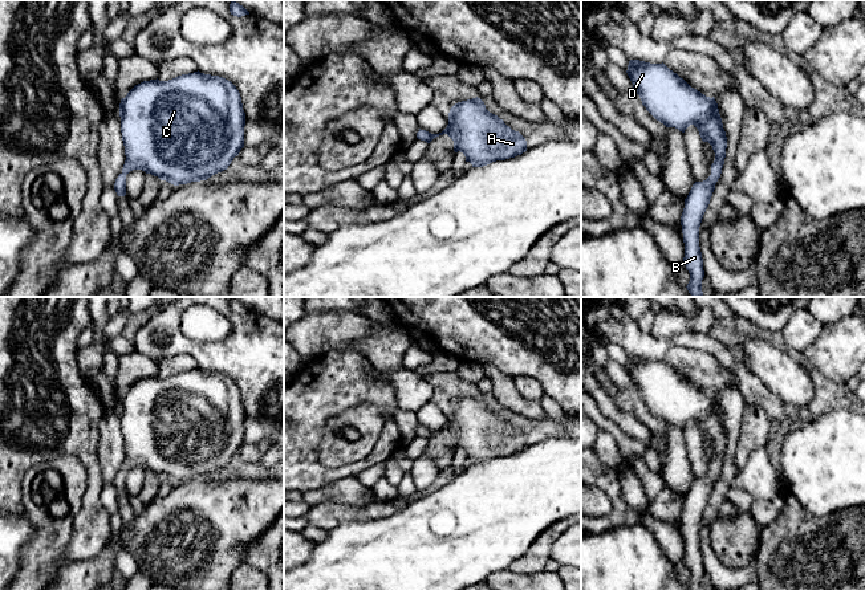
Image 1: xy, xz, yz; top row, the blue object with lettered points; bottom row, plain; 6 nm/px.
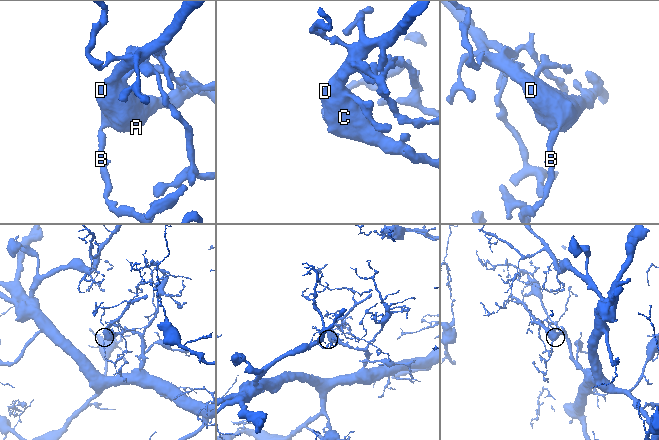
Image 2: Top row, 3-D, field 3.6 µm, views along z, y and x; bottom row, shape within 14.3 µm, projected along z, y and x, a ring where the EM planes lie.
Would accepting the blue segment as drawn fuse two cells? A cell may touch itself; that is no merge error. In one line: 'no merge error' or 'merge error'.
no merge error

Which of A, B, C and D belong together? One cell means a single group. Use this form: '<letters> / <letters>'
A B C D

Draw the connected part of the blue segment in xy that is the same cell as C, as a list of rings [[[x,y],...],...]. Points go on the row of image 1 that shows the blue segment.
[[[199,70],[168,81],[157,78],[135,85],[121,99],[119,117],[126,160],[114,183],[118,196],[126,195],[126,175],[133,170],[142,170],[174,186],[207,180],[227,170],[244,147],[245,113],[239,90],[231,81]]]

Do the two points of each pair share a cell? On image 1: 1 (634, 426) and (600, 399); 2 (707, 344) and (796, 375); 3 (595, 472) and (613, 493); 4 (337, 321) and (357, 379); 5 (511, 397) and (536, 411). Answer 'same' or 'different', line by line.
1: same
2: different
3: same
4: different
5: same

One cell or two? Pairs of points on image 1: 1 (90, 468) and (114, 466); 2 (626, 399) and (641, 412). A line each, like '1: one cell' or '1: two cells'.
1: two cells
2: one cell

